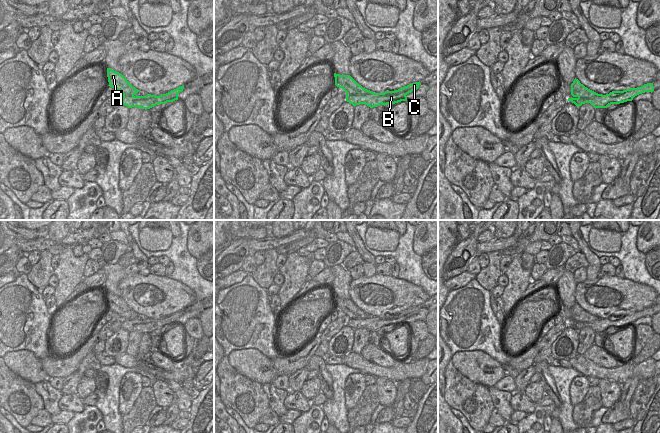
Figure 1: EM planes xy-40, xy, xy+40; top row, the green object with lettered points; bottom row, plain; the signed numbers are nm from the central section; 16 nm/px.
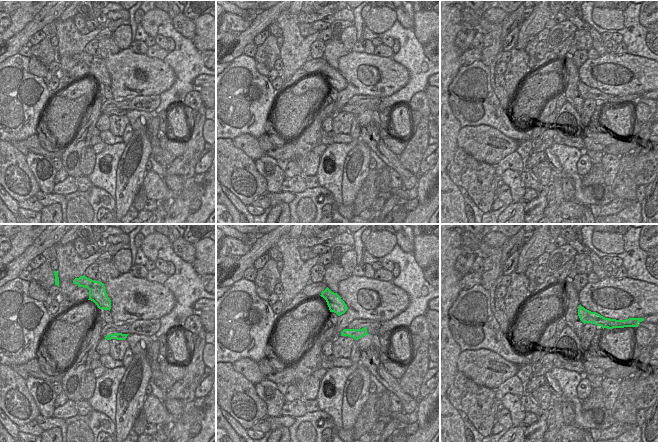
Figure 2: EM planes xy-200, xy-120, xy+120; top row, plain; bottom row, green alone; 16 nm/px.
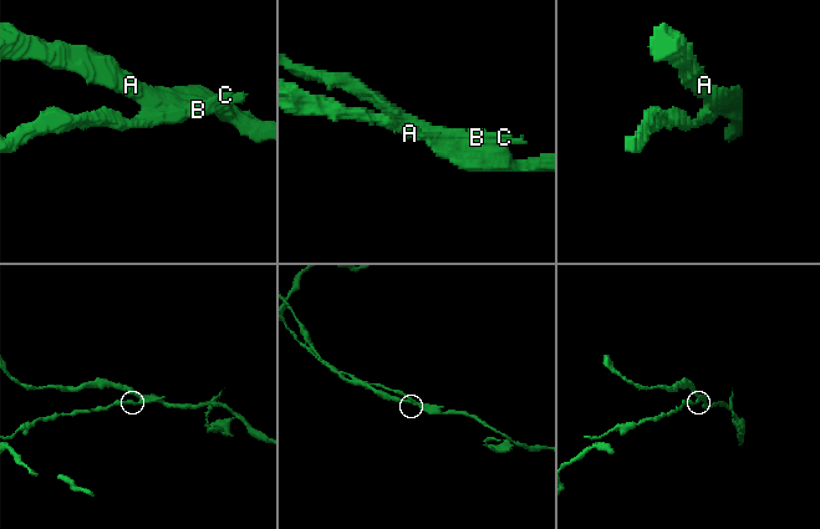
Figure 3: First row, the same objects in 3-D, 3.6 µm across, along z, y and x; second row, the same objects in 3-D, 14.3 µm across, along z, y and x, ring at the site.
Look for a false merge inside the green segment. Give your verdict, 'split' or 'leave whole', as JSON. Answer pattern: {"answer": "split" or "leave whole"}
{"answer": "split"}

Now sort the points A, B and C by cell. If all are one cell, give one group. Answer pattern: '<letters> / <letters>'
A / B C

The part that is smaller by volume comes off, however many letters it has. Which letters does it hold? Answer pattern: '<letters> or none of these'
B, C

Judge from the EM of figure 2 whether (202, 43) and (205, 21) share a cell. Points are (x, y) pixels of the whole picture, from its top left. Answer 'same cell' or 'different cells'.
same cell

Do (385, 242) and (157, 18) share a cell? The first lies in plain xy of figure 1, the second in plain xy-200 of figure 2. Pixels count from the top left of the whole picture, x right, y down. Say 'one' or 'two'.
one

